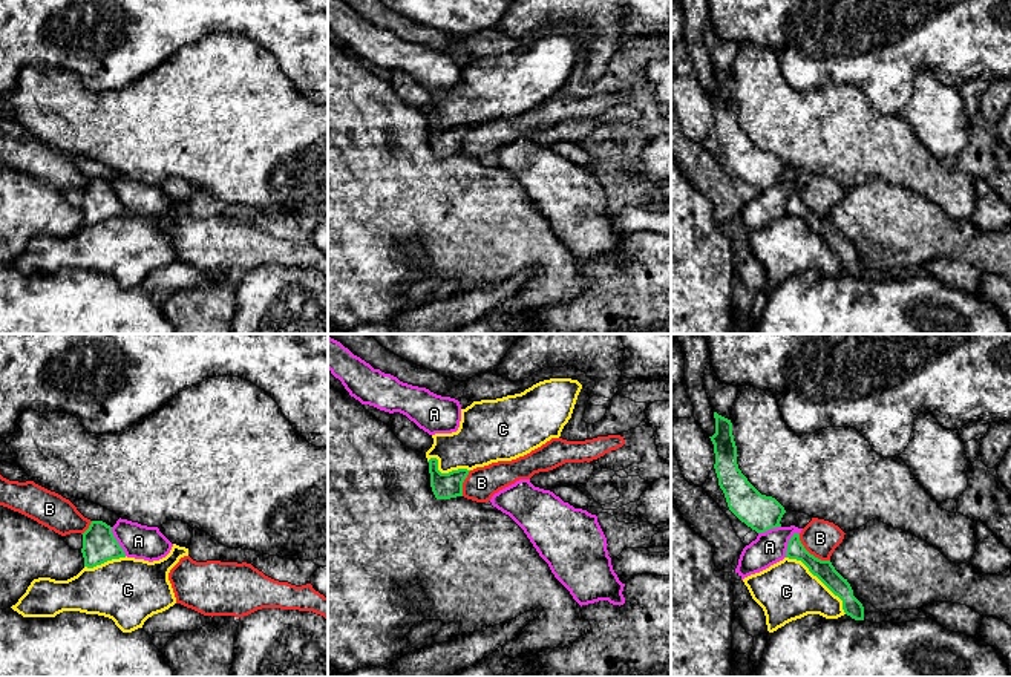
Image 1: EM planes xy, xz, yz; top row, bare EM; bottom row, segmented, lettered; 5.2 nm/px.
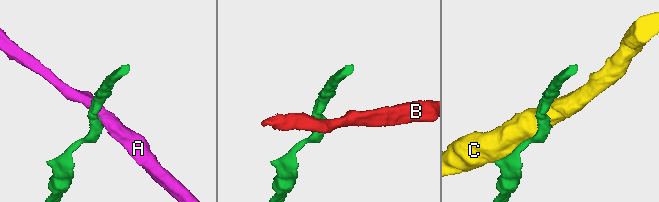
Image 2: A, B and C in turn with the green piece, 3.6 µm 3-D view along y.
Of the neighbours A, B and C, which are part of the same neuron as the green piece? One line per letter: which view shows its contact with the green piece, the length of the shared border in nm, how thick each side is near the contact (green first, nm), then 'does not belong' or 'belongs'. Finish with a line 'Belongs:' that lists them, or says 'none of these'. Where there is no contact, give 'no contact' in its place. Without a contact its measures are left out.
A: yz | 150 nm | 100/170 nm | does not belong
B: yz | 220 nm | 100/190 nm | does not belong
C: yz | 440 nm | 100/300 nm | does not belong
Belongs: none of these

